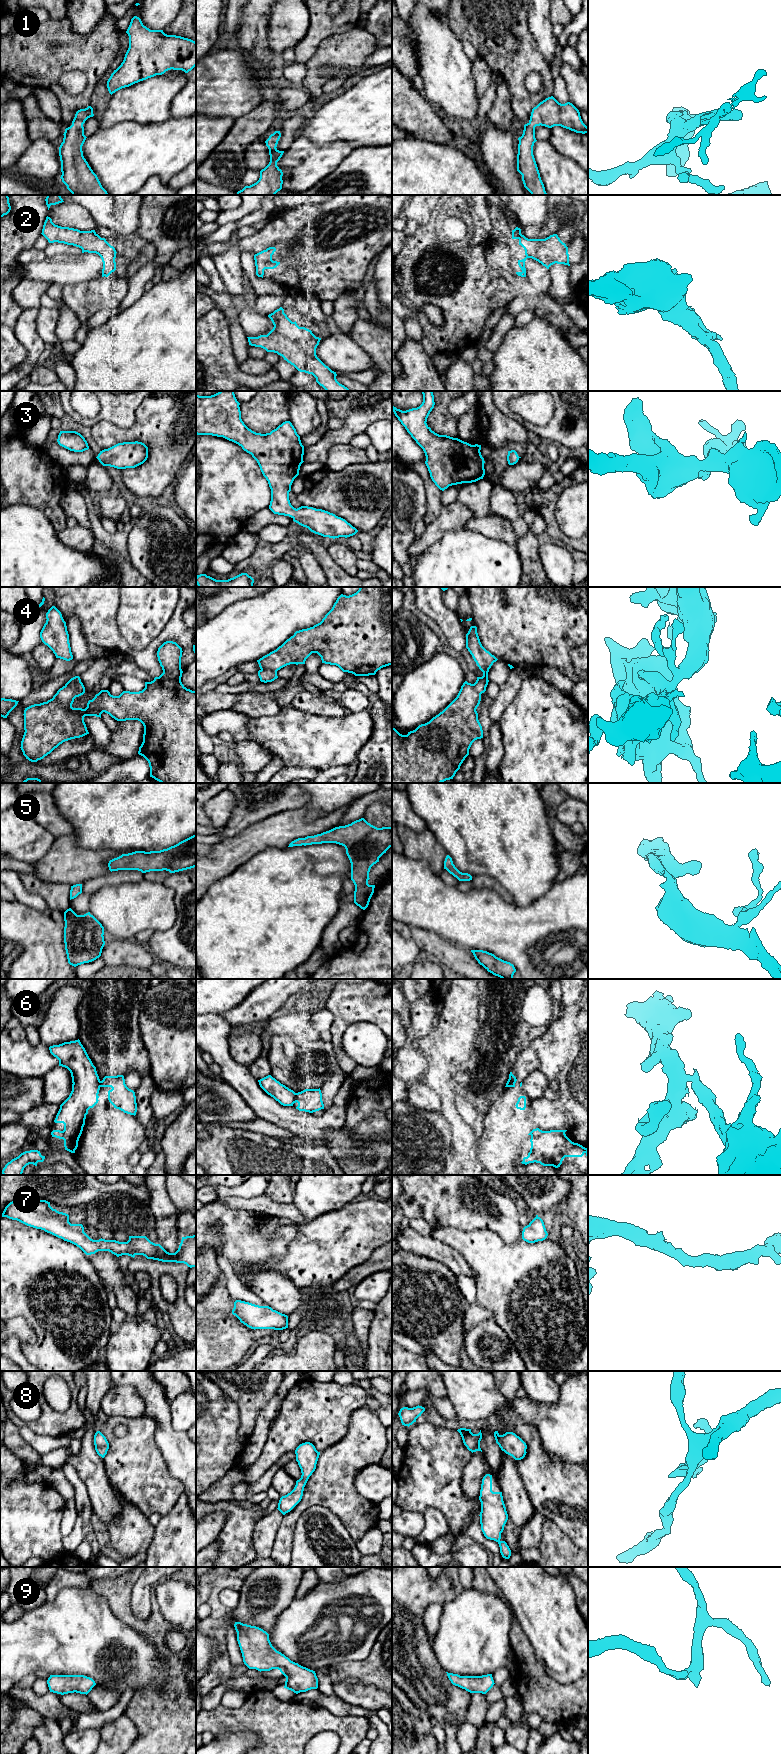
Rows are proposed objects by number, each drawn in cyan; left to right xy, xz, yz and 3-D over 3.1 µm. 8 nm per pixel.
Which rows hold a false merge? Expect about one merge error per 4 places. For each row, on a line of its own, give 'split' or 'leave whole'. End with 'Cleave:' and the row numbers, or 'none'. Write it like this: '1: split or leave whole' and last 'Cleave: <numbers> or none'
1: leave whole
2: leave whole
3: leave whole
4: leave whole
5: leave whole
6: split
7: leave whole
8: leave whole
9: leave whole
Cleave: 6

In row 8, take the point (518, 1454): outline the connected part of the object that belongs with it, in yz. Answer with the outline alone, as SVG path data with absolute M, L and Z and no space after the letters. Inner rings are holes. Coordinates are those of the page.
M495 1431L494 1437L501 1450L512 1456L515 1460L521 1460L525 1457L527 1445L515 1433L506 1432L500 1435L498 1431Z

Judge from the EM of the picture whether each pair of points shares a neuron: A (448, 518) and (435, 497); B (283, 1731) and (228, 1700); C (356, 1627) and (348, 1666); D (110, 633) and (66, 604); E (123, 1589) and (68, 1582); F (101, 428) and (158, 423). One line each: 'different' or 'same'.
A: different
B: different
C: different
D: same
E: different
F: same

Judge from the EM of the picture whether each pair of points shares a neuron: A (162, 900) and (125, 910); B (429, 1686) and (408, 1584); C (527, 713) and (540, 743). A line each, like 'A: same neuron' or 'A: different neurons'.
A: same neuron
B: same neuron
C: same neuron

